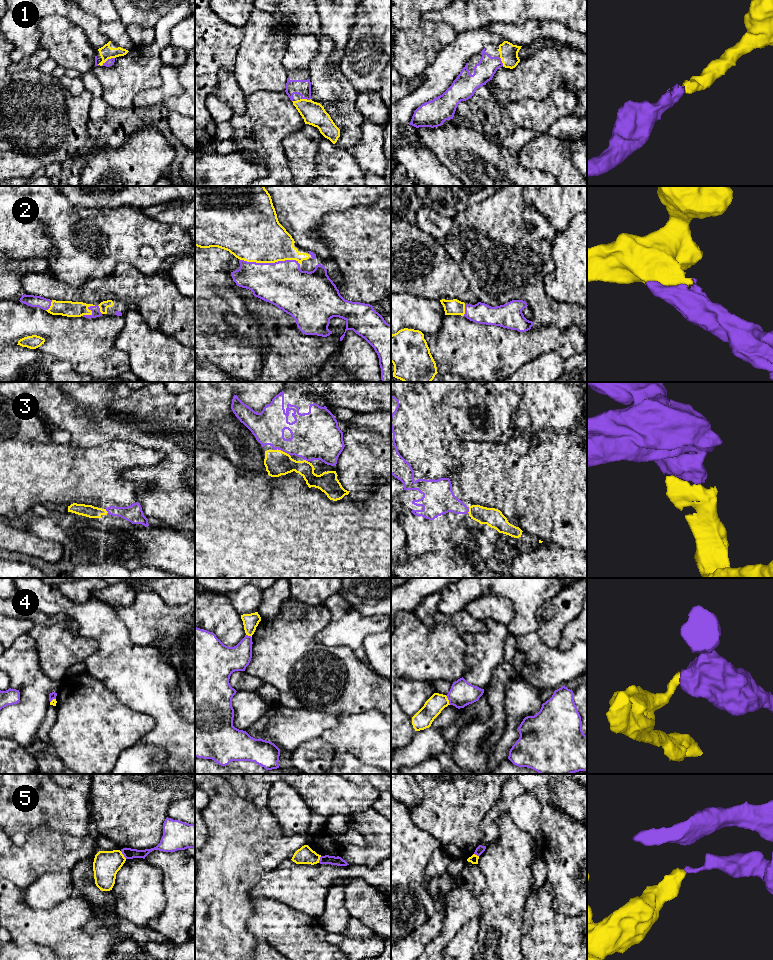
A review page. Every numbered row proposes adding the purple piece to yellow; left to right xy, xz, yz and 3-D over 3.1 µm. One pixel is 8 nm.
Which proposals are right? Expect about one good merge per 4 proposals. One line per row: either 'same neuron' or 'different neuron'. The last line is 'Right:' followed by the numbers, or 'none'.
1: same neuron
2: same neuron
3: same neuron
4: different neuron
5: different neuron
Right: 1, 2, 3

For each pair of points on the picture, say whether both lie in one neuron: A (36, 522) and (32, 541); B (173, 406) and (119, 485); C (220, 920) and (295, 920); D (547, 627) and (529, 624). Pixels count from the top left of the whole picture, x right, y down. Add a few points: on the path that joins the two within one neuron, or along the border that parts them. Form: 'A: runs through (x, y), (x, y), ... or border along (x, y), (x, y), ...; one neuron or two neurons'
A: border along (28, 530), (43, 539), (55, 542); two neurons
B: border along (122, 440), (160, 450), (164, 458); two neurons
C: border along (249, 897), (253, 915), (246, 929), (258, 939); two neurons
D: border along (544, 602), (537, 612), (538, 627), (535, 630); two neurons

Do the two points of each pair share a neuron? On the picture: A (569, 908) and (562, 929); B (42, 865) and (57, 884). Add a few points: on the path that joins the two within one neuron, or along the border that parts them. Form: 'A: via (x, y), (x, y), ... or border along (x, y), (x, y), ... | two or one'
A: border along (552, 897), (552, 907), (556, 911), (576, 916) | two
B: border along (69, 870), (44, 873), (29, 885) | two

